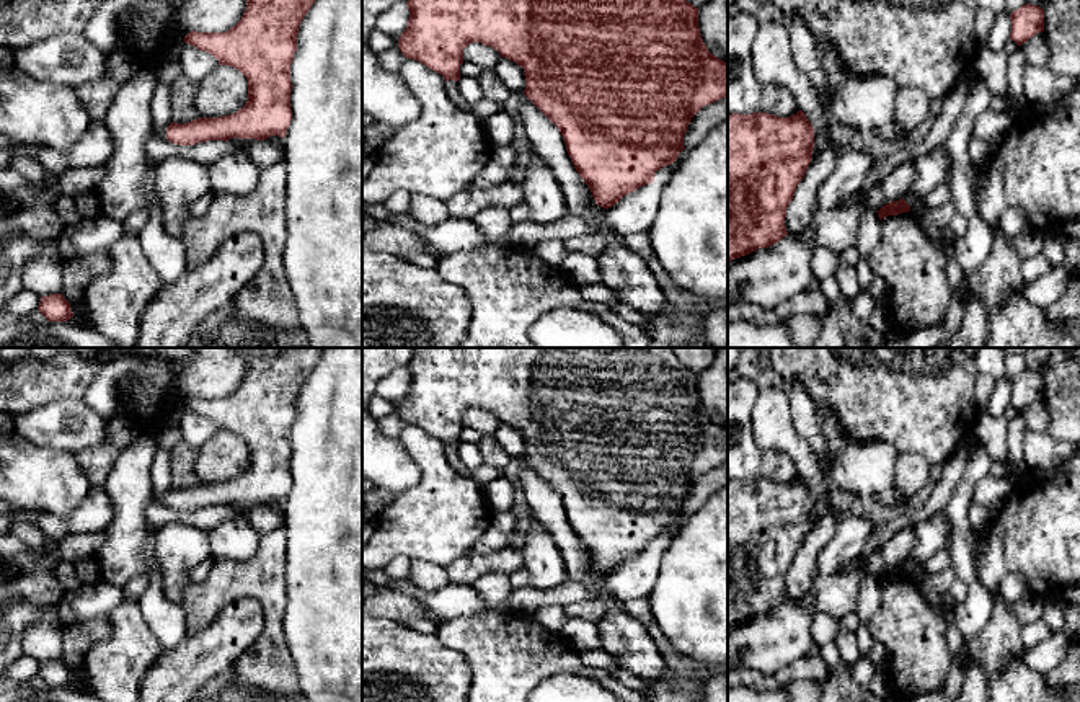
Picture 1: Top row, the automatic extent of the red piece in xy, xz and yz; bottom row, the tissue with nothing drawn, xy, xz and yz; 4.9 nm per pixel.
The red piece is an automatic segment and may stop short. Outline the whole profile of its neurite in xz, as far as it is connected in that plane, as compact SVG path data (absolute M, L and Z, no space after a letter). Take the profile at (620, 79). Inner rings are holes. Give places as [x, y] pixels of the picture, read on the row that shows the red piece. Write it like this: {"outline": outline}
{"outline": "M408 0L409 20L398 39L406 59L414 59L440 73L445 82L460 80L463 49L481 42L524 69L524 95L560 129L568 155L589 186L597 206L609 209L623 196L654 181L657 170L672 165L685 150L684 136L692 118L706 104L728 96L728 62L715 57L705 46L698 28L698 8L687 0Z"}

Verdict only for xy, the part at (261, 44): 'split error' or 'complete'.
split error

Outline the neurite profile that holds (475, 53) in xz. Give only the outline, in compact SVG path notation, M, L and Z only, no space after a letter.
M471 42L463 49L463 60L480 65L483 69L494 69L501 56L489 46Z

